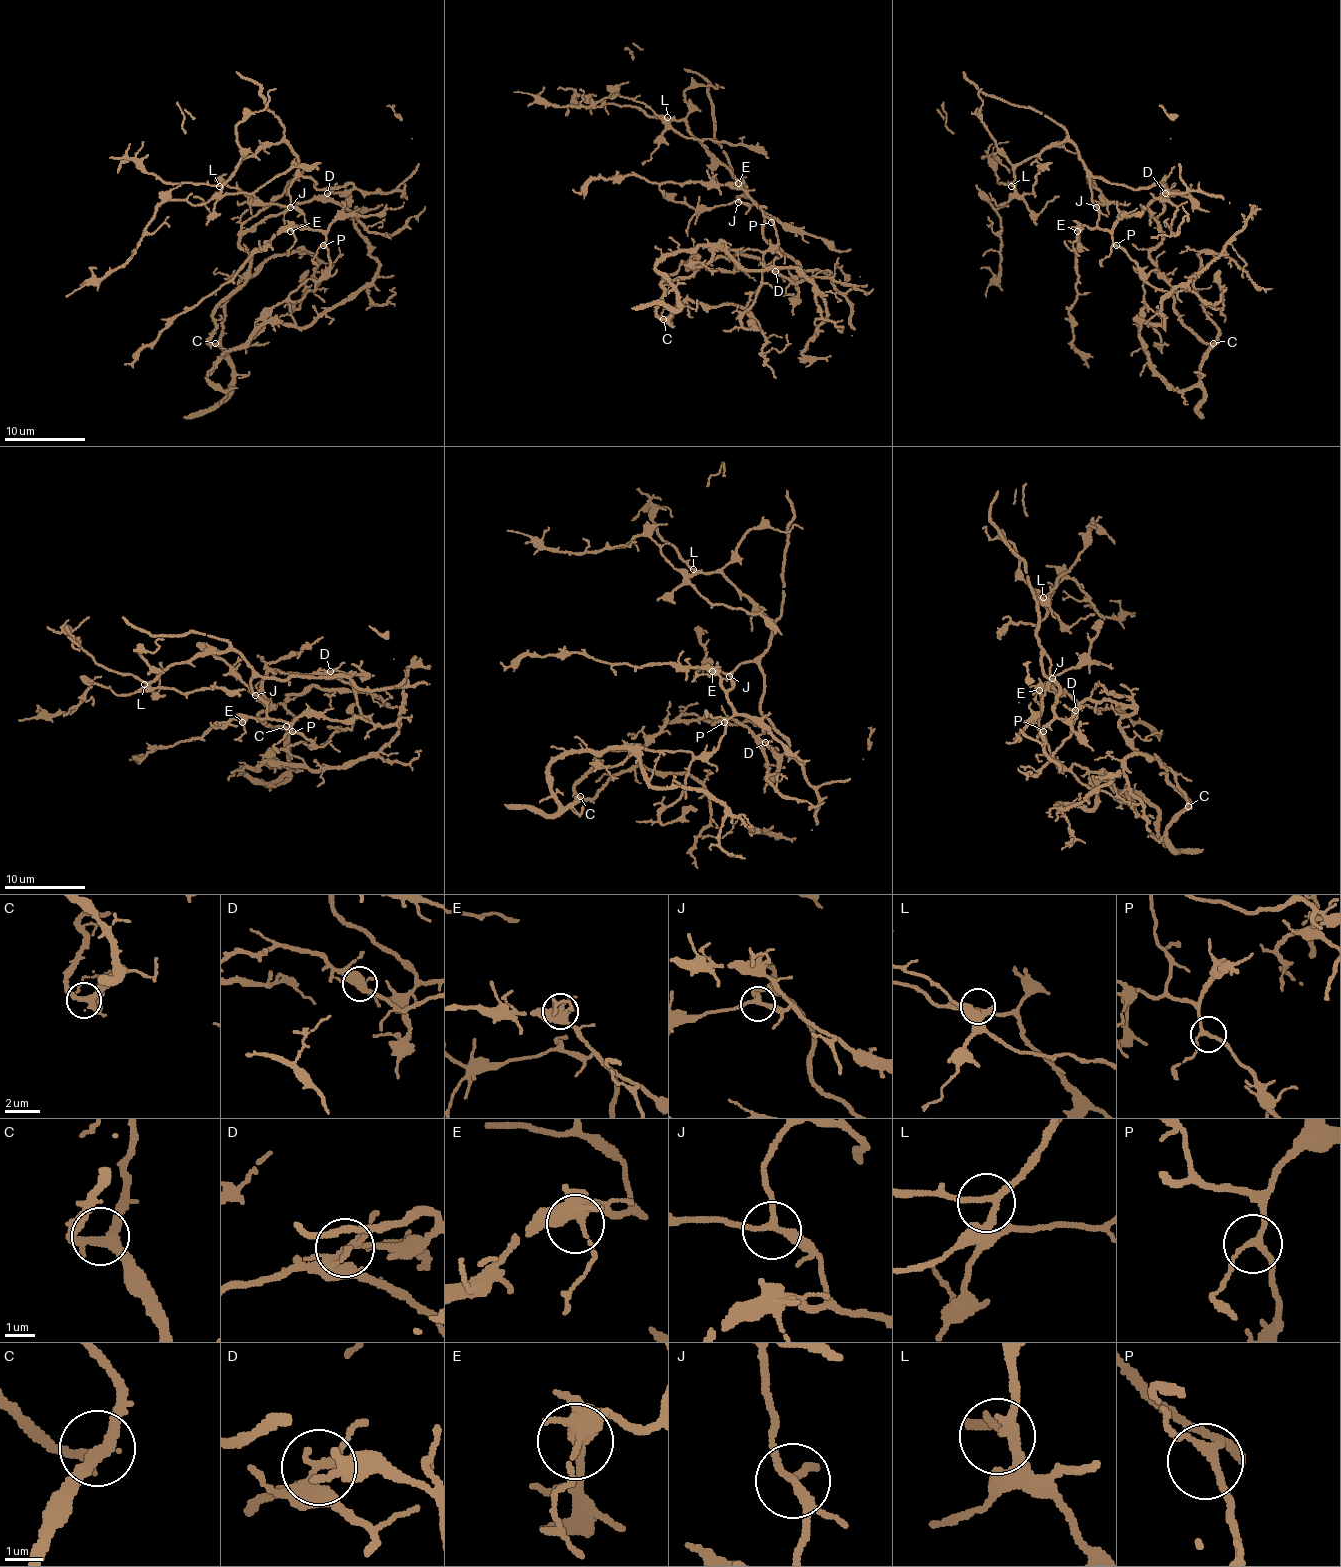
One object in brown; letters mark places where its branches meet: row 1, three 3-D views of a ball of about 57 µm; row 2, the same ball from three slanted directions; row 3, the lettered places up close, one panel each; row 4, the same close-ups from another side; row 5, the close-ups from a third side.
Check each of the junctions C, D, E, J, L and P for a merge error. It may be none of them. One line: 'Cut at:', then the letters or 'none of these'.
Cut at: D

